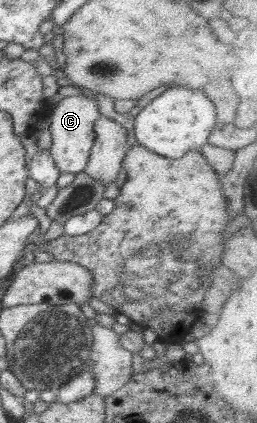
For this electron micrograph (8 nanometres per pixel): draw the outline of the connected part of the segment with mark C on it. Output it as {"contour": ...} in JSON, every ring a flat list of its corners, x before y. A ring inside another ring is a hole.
{"contour":[[84,95,63,97,63,100,53,105,48,117,50,119,50,135,52,136,52,145,48,151,57,168,62,173,84,172,96,137,94,124,100,117,96,100,86,98]]}

